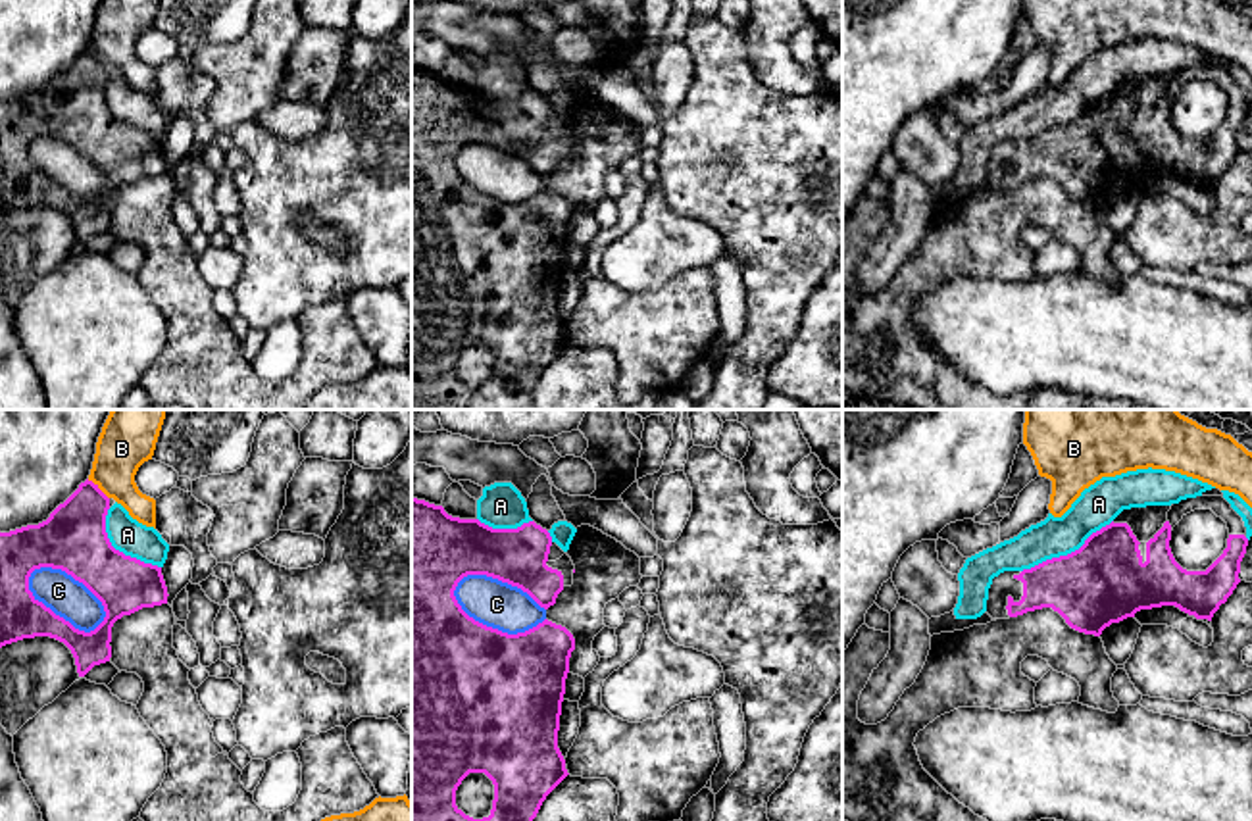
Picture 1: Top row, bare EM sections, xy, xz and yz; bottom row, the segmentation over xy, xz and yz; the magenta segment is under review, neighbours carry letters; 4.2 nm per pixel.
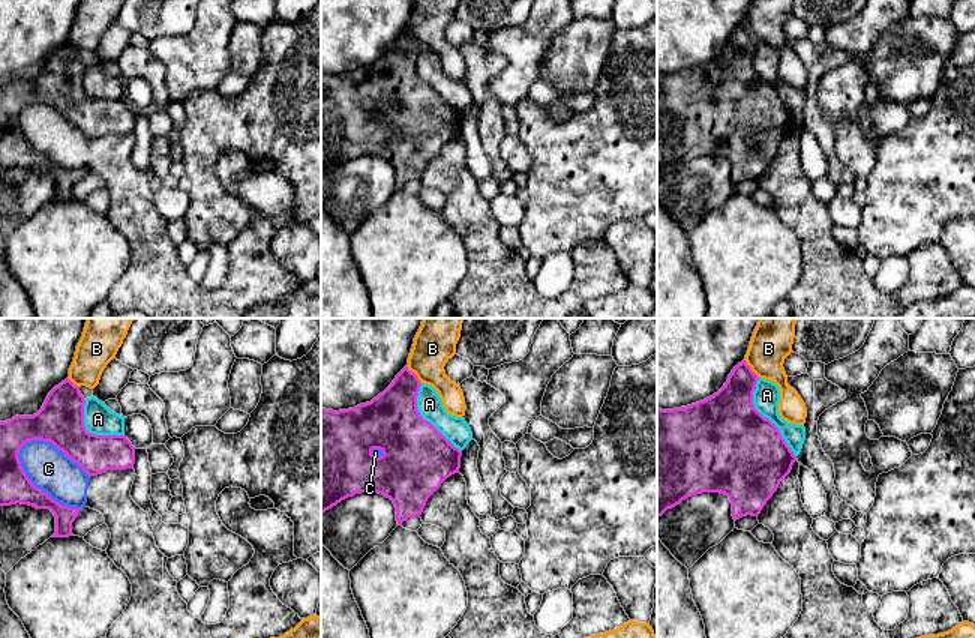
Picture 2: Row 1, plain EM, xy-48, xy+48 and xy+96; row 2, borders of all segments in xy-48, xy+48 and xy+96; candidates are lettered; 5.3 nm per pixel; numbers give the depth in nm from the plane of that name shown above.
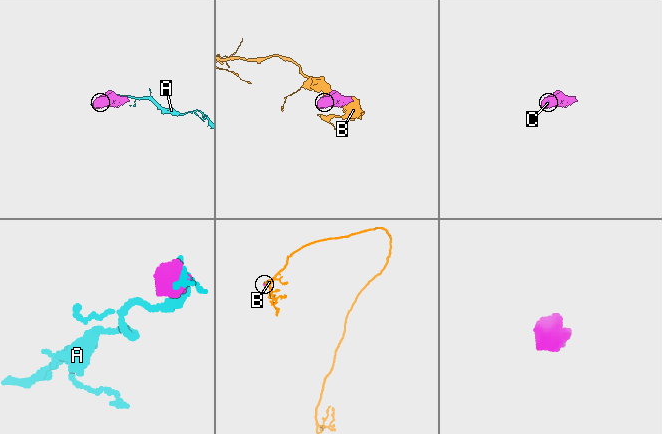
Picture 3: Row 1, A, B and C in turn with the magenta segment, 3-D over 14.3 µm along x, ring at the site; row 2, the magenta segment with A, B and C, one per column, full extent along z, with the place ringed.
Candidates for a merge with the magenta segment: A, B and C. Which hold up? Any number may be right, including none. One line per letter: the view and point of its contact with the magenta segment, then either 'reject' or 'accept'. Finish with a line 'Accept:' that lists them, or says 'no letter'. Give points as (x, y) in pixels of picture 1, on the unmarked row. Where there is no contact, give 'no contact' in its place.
A: meets magenta in yz at (1068, 124); reject
B: meets magenta in xy at (99, 58); reject
C: meets magenta in xz at (495, 199); reject
Accept: no letter

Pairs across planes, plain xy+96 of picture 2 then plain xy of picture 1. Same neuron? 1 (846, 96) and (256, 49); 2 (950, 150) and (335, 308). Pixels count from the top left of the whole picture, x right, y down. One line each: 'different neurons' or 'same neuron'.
1: same neuron
2: different neurons

